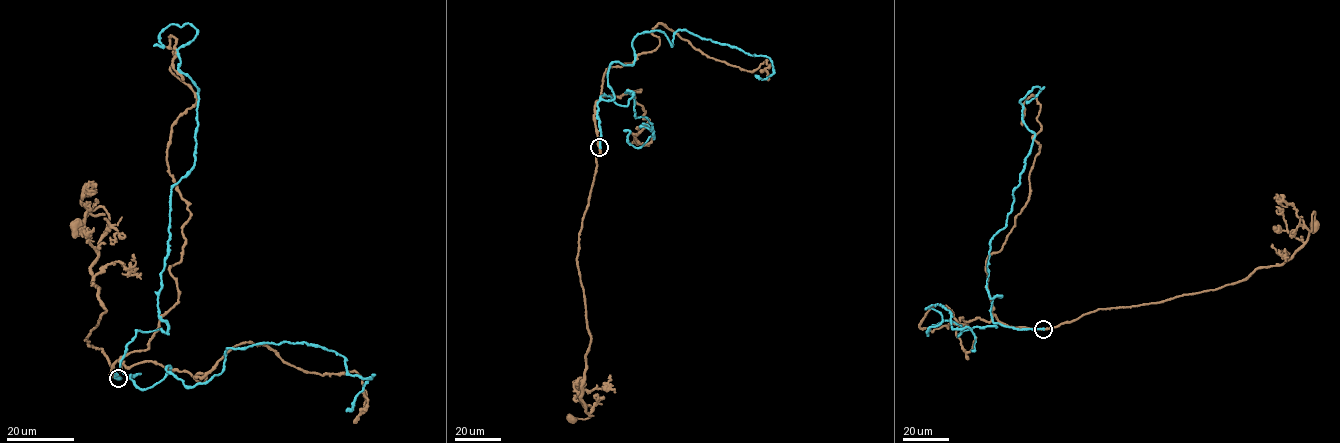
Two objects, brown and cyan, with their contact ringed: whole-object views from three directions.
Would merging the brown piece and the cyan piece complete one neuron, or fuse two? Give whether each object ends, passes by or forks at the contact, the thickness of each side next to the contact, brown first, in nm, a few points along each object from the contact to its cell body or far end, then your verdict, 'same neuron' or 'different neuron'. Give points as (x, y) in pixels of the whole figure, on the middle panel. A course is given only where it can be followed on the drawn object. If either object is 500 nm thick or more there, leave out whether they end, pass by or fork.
brown passes by; cyan ends; calibres 280 and 440 nm; course brown (599, 147), (577, 258), (591, 341), (581, 400), (592, 415), (571, 419); course cyan (599, 147), (602, 95), (626, 106), (633, 92), (654, 138), (642, 124), (653, 135), (634, 147), (624, 131); different neuron

